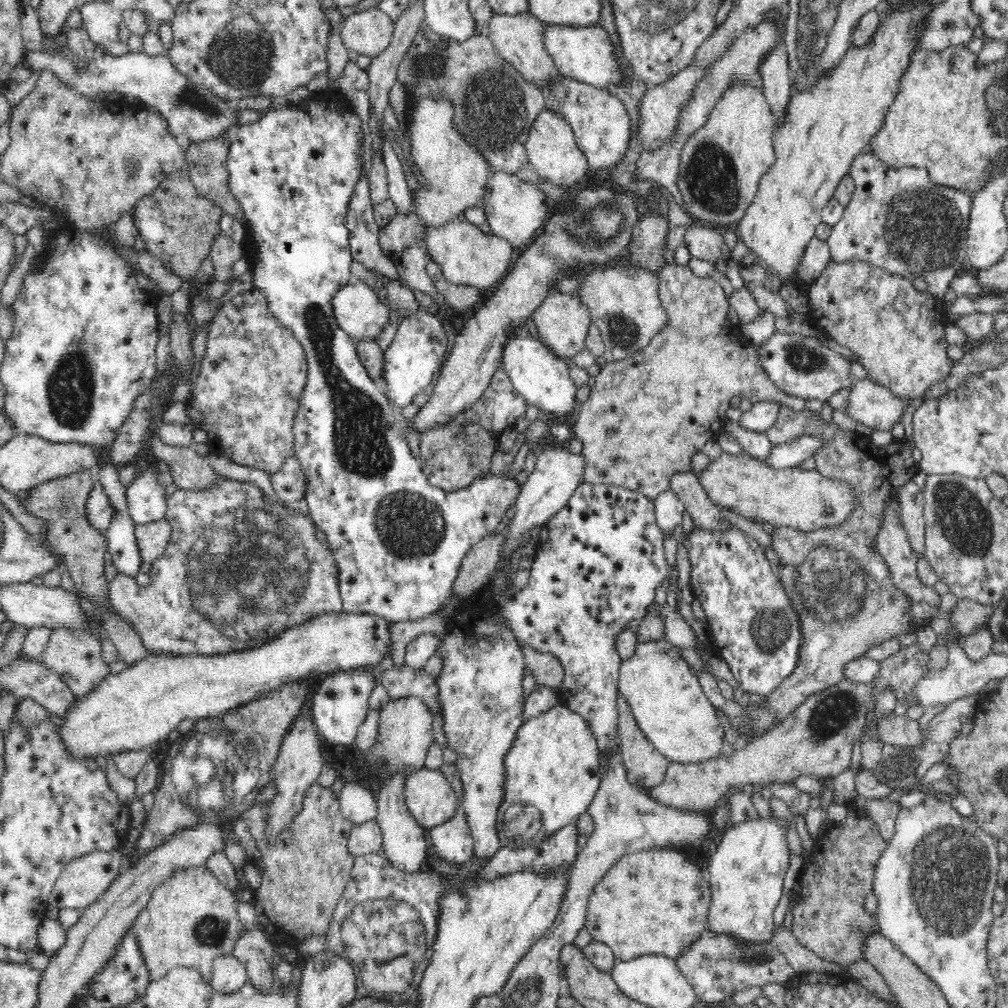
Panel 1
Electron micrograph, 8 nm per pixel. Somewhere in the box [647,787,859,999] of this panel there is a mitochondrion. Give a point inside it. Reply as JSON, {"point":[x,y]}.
{"point":[731,955]}

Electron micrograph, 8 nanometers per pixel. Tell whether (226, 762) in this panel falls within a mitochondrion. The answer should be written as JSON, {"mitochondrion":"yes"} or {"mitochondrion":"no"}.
{"mitochondrion":"yes"}

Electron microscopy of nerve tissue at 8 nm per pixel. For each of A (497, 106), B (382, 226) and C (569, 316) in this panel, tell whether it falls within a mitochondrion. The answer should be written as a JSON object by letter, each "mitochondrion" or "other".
{"A":"mitochondrion","B":"other","C":"other"}

